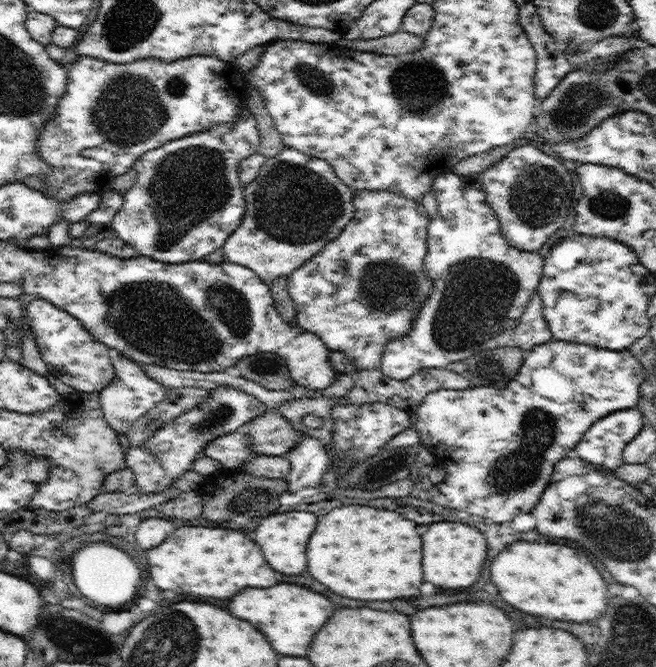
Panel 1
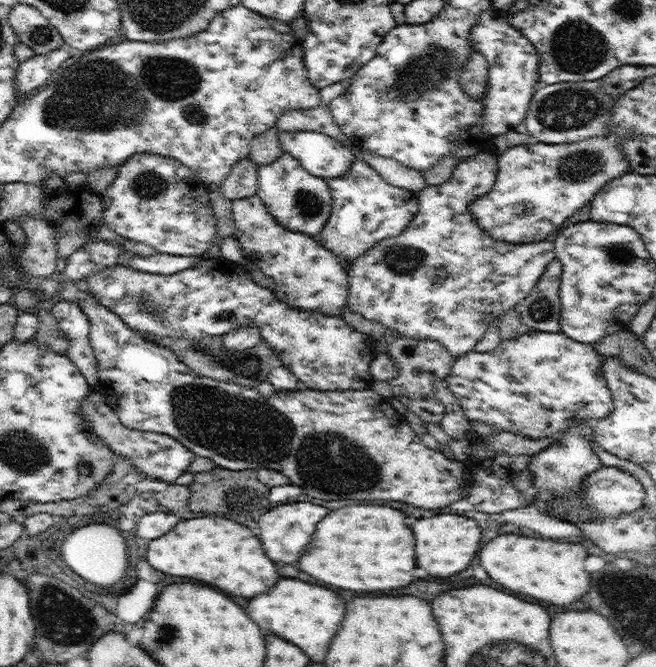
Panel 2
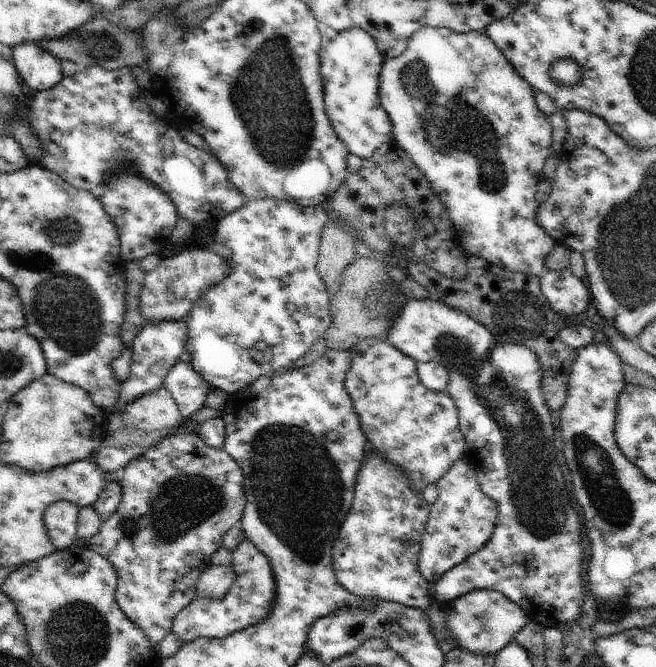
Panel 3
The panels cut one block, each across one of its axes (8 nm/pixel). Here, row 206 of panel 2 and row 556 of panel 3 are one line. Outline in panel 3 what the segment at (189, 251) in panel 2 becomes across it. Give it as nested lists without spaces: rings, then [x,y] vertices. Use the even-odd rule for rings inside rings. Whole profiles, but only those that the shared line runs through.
[[[176,432],[176,434],[162,438],[156,446],[148,448],[148,452],[144,452],[140,458],[132,460],[132,464],[124,466],[119,473],[118,481],[122,486],[122,500],[118,504],[116,512],[100,526],[99,532],[90,540],[88,547],[106,558],[114,566],[117,575],[115,600],[118,606],[126,614],[126,617],[130,618],[132,623],[136,624],[148,636],[152,650],[158,650],[164,636],[171,633],[176,616],[194,600],[198,578],[211,566],[211,557],[223,547],[222,540],[224,540],[226,532],[241,520],[246,505],[244,474],[242,468],[238,466],[238,462],[230,454],[227,454],[223,449],[206,446],[199,434]]]

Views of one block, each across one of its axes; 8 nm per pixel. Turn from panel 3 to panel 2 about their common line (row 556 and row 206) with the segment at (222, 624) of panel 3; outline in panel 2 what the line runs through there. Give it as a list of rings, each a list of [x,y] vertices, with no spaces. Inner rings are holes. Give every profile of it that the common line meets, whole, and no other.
[[[256,194],[254,197],[246,197],[234,202],[232,206],[233,218],[238,231],[233,237],[248,254],[247,260],[255,264],[264,274],[272,279],[273,293],[278,300],[287,302],[290,306],[302,310],[319,310],[328,316],[342,317],[342,310],[347,306],[349,295],[348,273],[342,260],[338,259],[332,251],[329,251],[318,238],[301,232],[289,231],[276,219],[273,219],[266,208],[266,204]]]

